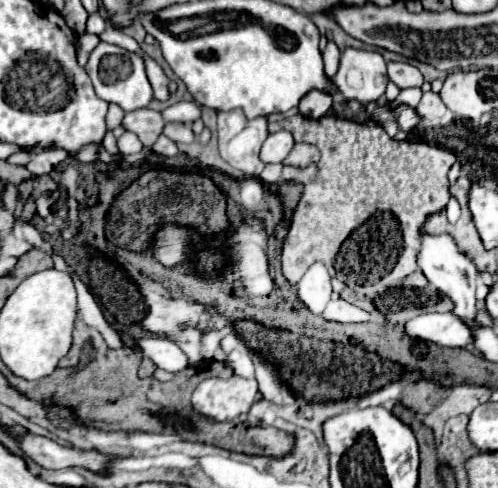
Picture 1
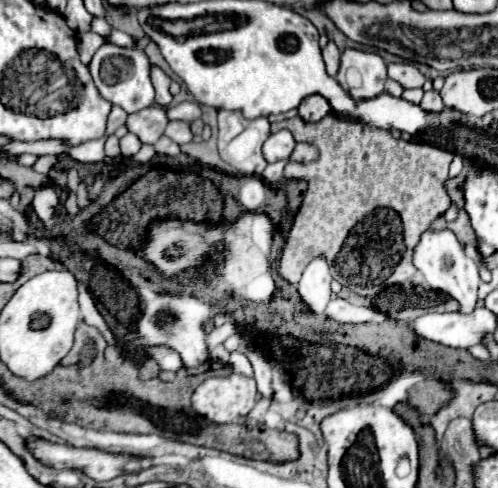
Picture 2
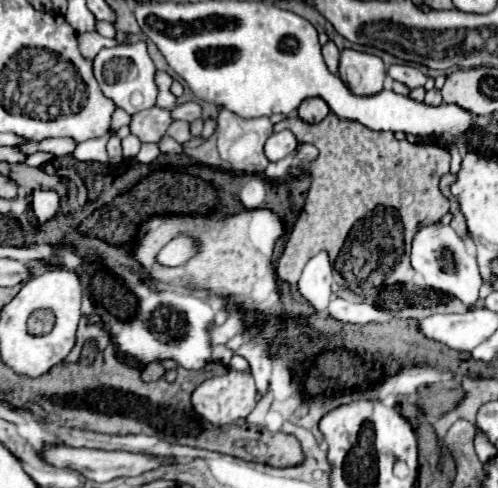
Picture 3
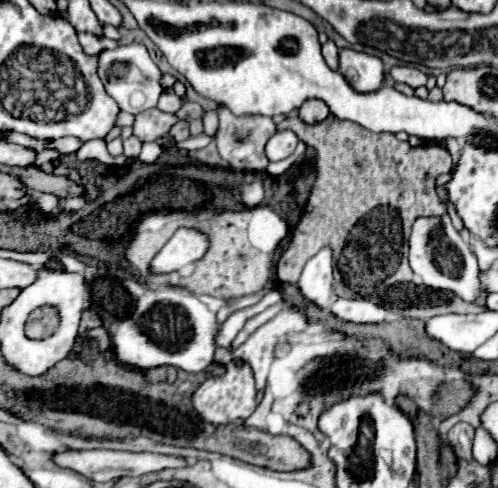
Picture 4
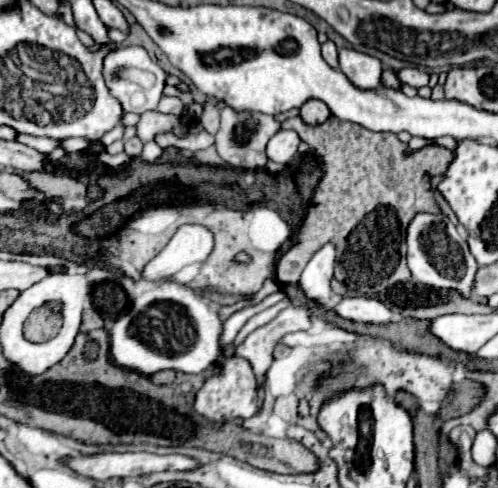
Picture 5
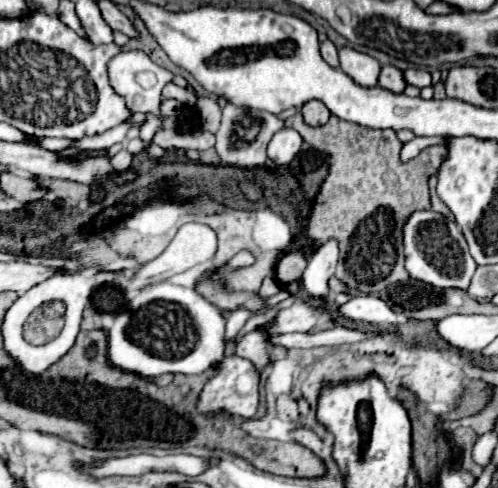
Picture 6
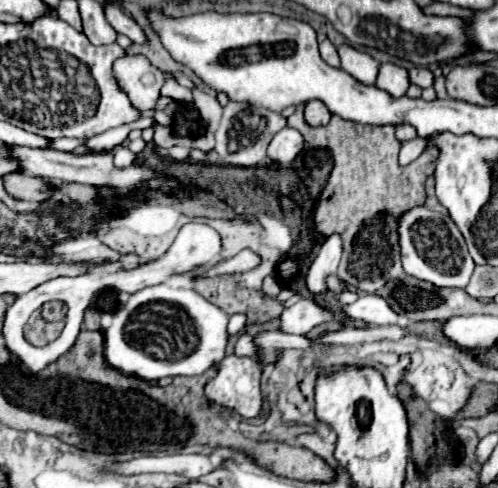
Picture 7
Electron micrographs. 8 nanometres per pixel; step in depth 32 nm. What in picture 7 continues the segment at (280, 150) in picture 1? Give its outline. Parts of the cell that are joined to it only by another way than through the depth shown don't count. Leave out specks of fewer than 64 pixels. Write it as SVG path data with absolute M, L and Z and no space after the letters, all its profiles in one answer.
M286 126L272 138L268 146L268 158L276 164L286 166L300 154L302 146L304 146L304 138L300 136L300 132Z

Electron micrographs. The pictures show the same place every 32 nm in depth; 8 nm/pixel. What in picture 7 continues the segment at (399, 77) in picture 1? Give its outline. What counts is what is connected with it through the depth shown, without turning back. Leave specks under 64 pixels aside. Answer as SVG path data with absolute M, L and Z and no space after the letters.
M410 68L408 78L410 78L412 84L416 84L420 88L428 88L428 86L434 84L434 76L428 68Z

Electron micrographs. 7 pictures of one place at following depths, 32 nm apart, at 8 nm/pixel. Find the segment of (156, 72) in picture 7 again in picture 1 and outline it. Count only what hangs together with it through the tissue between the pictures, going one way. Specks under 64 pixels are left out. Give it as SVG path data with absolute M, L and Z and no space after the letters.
M100 42L88 56L88 62L84 66L84 70L88 72L92 84L94 84L94 90L96 94L106 100L106 102L114 102L118 104L124 112L132 112L132 110L138 110L138 108L144 108L154 92L152 92L152 86L146 78L146 70L144 70L144 60L138 58L136 54L120 48L120 46L114 46L114 44L106 44L106 42Z

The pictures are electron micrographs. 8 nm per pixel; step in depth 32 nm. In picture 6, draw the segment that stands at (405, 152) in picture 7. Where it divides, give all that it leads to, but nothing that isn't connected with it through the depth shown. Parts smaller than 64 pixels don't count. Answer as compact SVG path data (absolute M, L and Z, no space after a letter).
M414 137L409 142L403 145L400 152L401 161L406 163L411 159L414 159L418 154L428 146L443 145L447 143L447 138L441 137Z

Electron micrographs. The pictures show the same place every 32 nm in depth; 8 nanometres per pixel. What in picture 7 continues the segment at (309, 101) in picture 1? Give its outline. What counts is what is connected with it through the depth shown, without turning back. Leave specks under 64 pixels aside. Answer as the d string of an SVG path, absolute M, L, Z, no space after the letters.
M310 100L306 104L306 108L304 108L304 118L306 118L306 122L310 126L324 126L324 124L328 124L330 116L332 114L328 112L328 108L320 100Z

